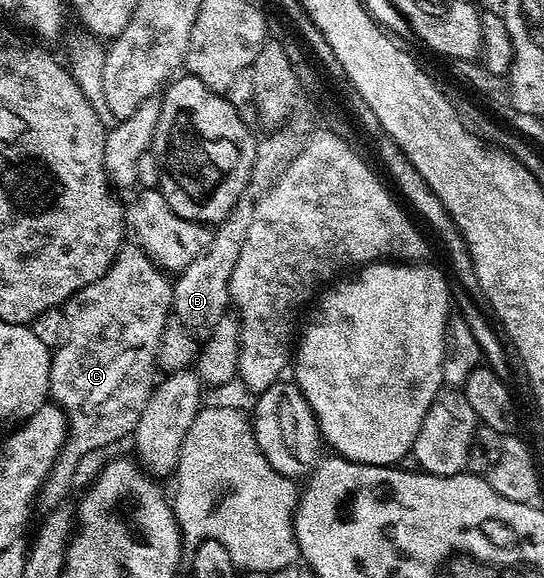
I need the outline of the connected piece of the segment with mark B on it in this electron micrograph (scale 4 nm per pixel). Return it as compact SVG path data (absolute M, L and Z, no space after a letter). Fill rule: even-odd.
M269 131L265 140L261 139L257 143L252 177L242 198L223 222L215 225L206 254L202 254L202 258L194 258L194 262L190 262L190 266L186 266L186 270L175 277L172 285L172 310L168 313L164 333L160 336L160 349L156 351L156 362L161 373L185 371L199 357L201 348L212 337L214 326L218 326L220 319L229 311L230 274L234 274L242 242L246 242L246 230L250 230L250 218L254 218L255 201L271 186L280 169L298 148L298 140L286 131Z

